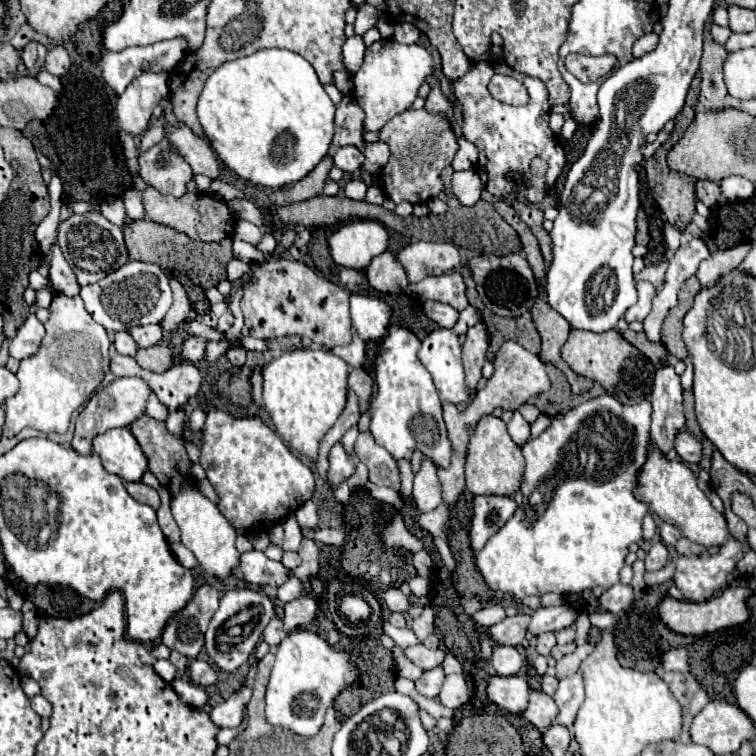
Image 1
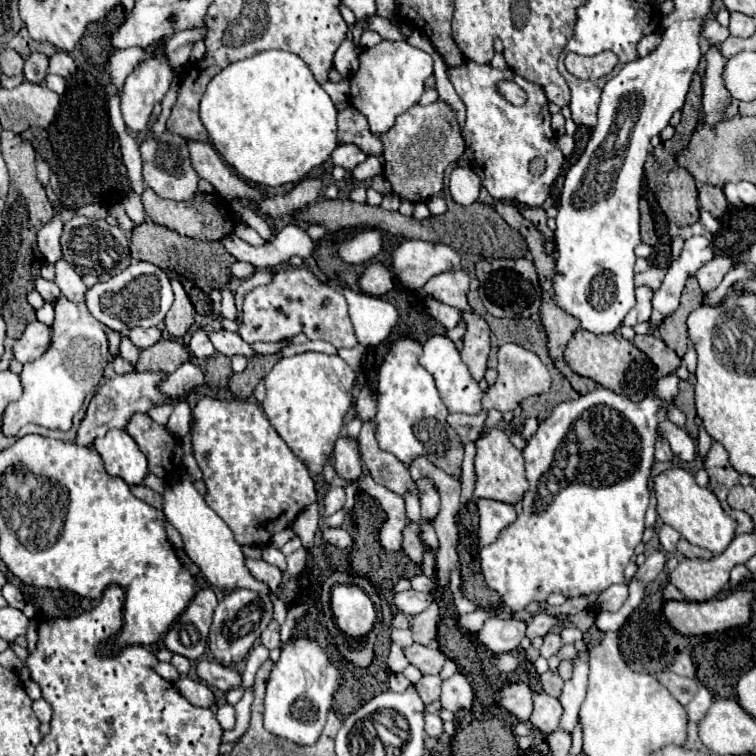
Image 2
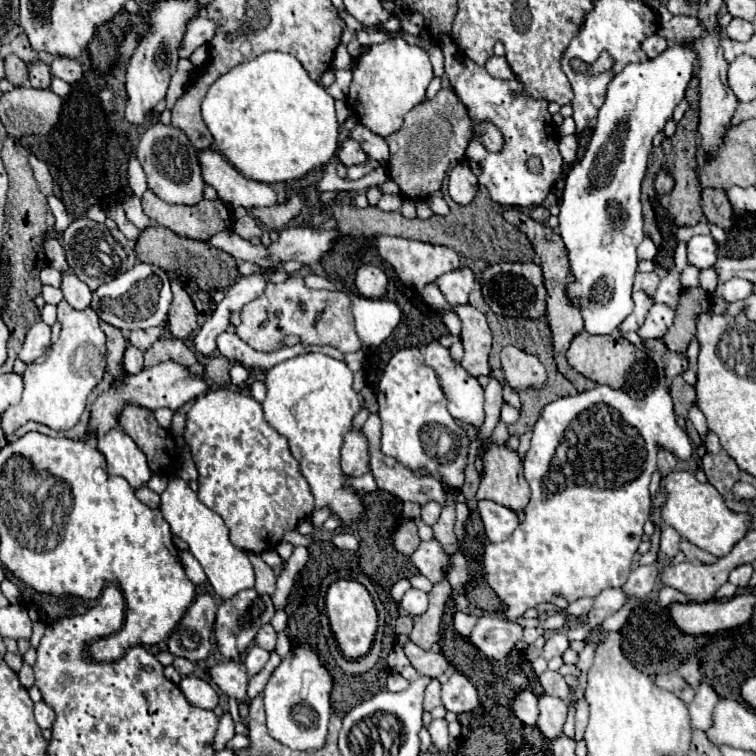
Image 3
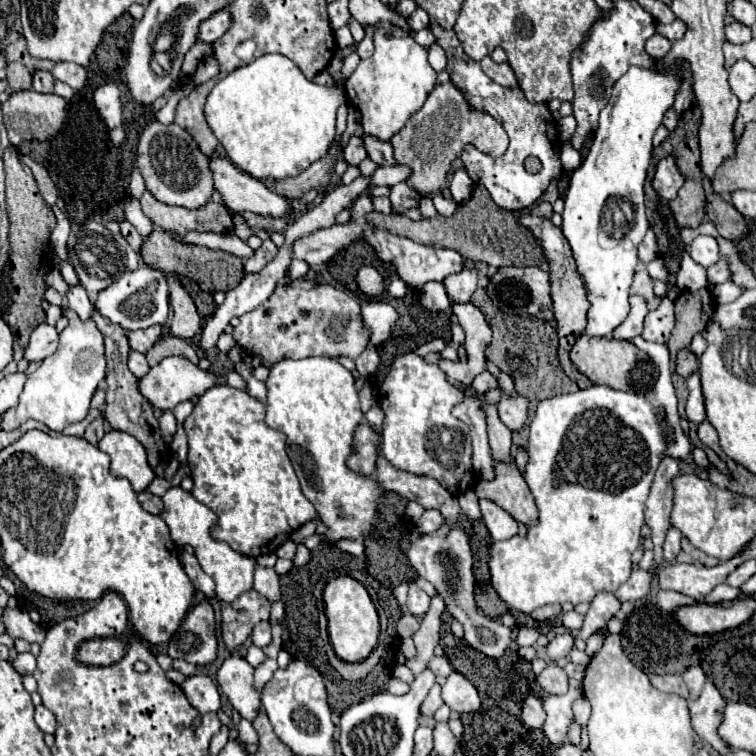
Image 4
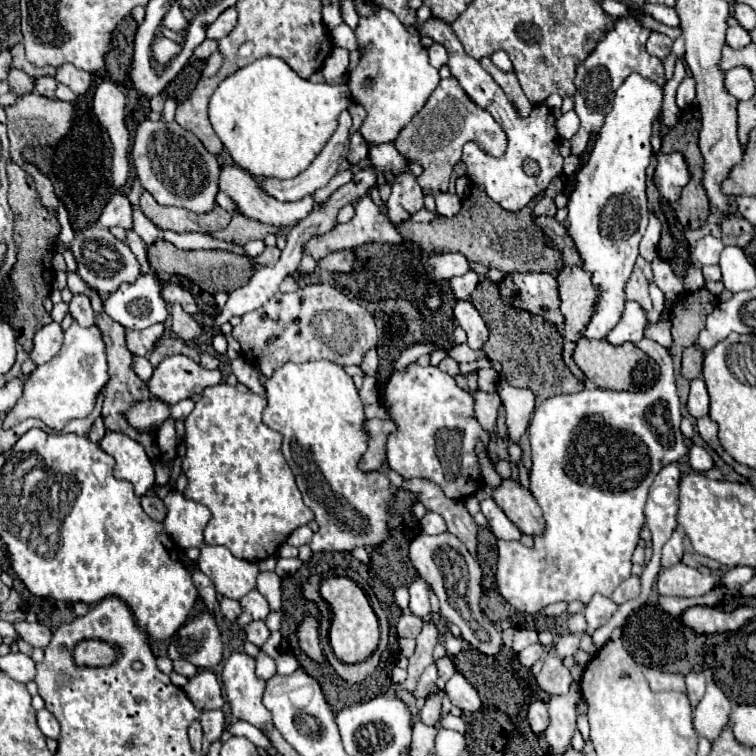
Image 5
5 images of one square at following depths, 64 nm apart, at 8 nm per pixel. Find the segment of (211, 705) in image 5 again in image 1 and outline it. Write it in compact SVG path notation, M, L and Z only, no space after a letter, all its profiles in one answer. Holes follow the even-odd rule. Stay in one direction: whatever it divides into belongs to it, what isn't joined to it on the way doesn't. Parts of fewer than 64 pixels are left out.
M176 678L172 682L172 688L174 692L190 706L194 708L200 708L200 706L206 706L208 704L208 692L204 686L198 686L198 684L192 684L188 680L182 680L182 678Z

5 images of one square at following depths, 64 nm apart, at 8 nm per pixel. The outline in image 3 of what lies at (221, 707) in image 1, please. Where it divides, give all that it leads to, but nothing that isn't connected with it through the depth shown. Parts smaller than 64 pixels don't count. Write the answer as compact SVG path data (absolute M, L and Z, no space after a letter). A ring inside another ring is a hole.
M224 712L224 716L220 718L218 732L216 732L216 736L214 736L214 750L220 752L220 750L226 746L226 742L232 740L232 736L234 736L234 722L232 722L230 714Z

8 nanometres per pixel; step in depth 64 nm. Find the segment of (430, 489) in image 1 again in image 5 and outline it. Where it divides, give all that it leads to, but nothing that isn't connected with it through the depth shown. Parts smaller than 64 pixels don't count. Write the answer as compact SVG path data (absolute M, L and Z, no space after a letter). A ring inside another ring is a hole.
M428 512L422 520L420 520L420 528L424 534L442 534L446 532L446 524L444 518L436 512Z

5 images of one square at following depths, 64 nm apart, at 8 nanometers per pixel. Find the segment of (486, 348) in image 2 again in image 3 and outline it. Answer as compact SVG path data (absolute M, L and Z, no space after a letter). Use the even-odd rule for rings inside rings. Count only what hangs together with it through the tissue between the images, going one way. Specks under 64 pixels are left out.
M470 304L464 306L454 306L452 308L458 318L462 320L462 344L464 344L464 358L460 366L472 374L490 374L488 366L488 354L490 354L490 344L492 344L492 334L488 328L488 322L484 314Z

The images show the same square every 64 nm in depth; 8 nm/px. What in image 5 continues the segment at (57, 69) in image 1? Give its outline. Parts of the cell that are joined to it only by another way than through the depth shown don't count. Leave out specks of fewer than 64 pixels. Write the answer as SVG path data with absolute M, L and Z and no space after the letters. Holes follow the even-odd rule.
M64 64L62 68L58 68L56 80L62 82L62 84L66 84L68 88L72 88L76 94L84 94L90 88L92 76L88 72L84 72L84 70L78 70L72 64Z

